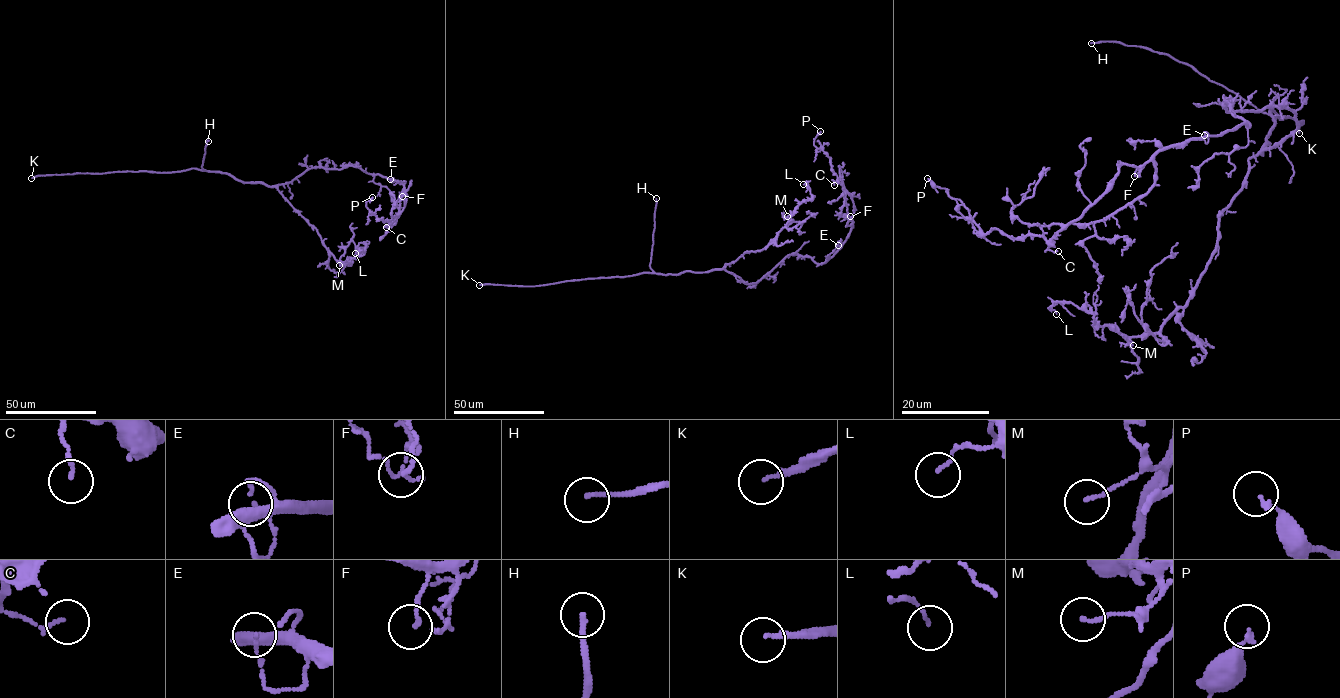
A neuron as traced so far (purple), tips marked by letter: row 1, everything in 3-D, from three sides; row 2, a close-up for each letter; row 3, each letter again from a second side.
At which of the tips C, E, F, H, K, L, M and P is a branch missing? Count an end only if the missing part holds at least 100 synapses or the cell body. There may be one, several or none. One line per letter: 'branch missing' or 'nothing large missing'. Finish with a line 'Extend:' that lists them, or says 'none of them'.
C: nothing large missing
E: nothing large missing
F: nothing large missing
H: branch missing
K: branch missing
L: nothing large missing
M: nothing large missing
P: nothing large missing
Extend: H, K

